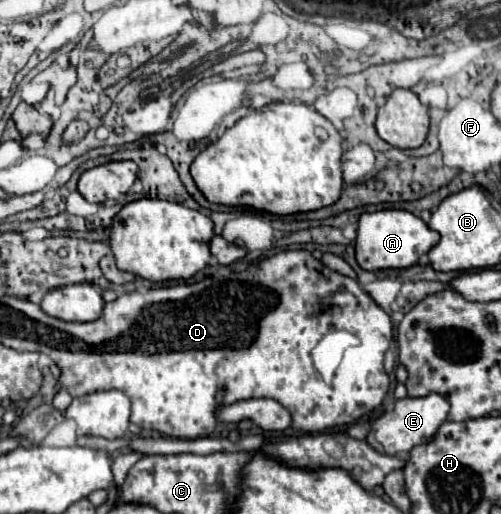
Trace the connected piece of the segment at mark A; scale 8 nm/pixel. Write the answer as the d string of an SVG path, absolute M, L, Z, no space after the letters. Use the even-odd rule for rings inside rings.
M379 210L363 212L359 216L359 228L355 238L355 256L363 270L387 270L409 268L421 254L429 252L439 242L439 234L429 230L427 224L407 210Z

